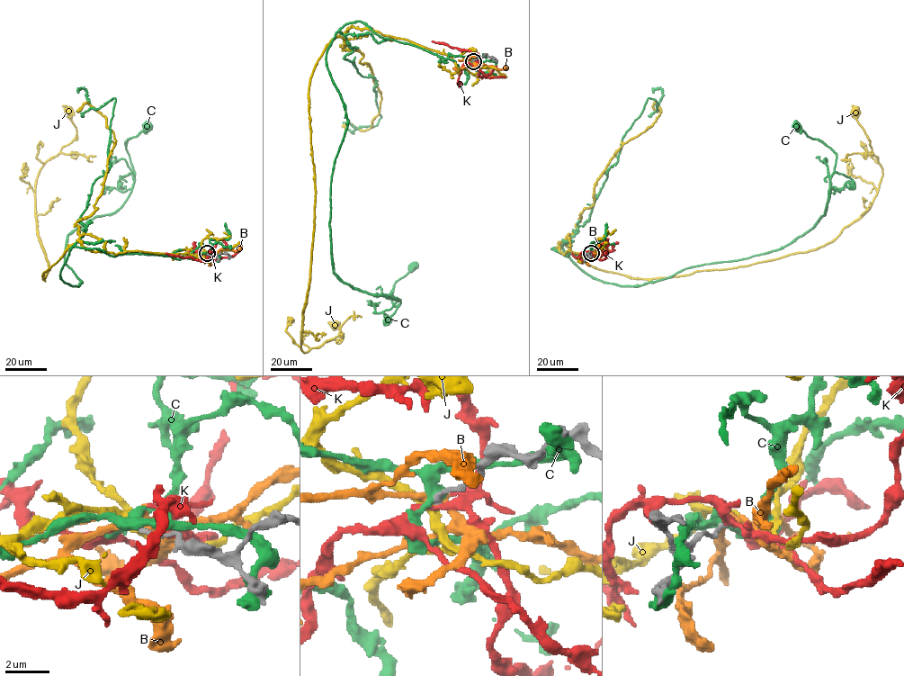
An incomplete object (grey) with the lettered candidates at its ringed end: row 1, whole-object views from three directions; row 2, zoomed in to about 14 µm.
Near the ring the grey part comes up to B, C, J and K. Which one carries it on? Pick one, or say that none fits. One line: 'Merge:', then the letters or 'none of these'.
Merge: J

